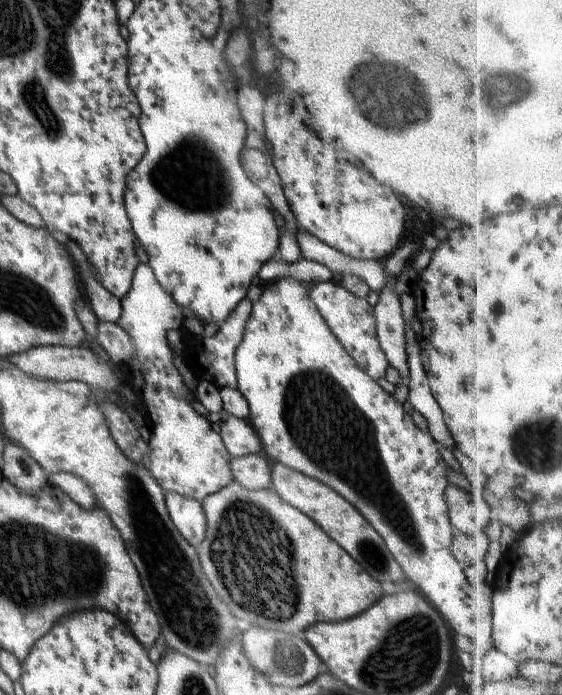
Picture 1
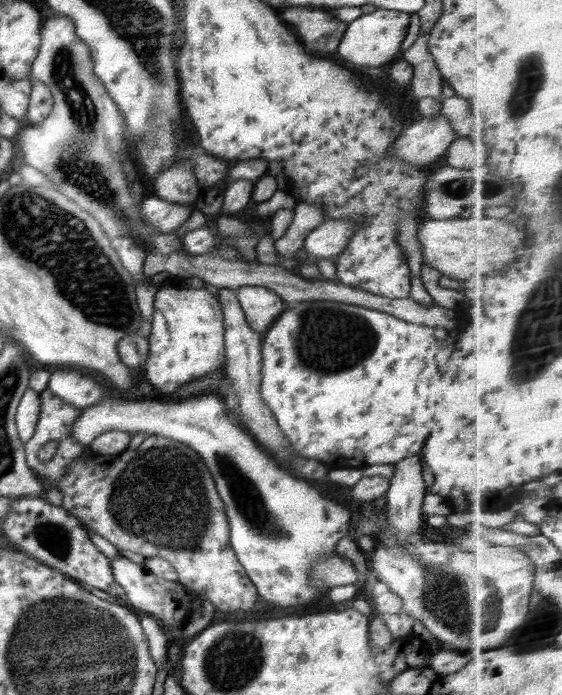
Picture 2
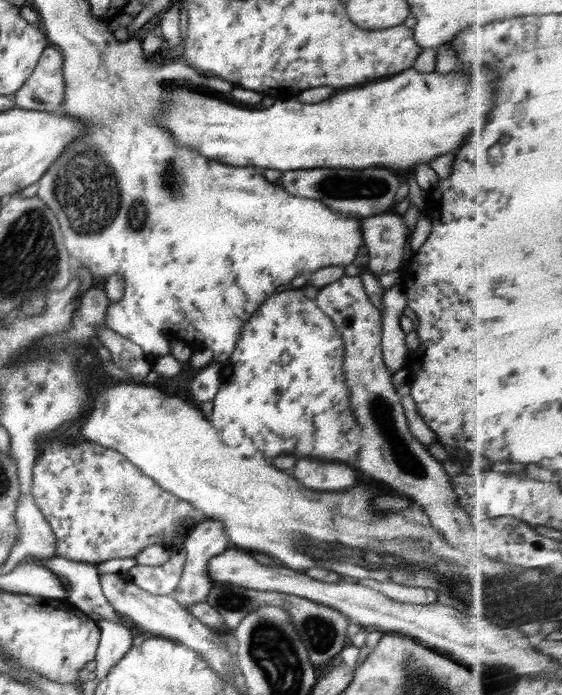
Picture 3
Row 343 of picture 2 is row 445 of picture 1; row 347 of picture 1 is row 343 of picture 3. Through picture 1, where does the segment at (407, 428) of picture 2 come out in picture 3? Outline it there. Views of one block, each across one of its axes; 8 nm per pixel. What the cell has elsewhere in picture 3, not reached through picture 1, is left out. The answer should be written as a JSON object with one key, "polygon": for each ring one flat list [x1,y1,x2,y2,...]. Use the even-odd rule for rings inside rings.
{"polygon":[[284,290,284,292,272,293,260,307,258,310,254,312,250,319,242,326,242,332,240,332,240,340,238,340,238,344,236,344,236,350,232,353,232,356,228,360,223,361,222,365,222,384,216,396,211,400,213,402,213,415,212,419,209,420,212,422,212,426,214,426,214,430,216,430,216,434,218,434,221,442,226,444,227,447,234,448,236,452,240,456,246,457,254,457,265,460,265,462,272,462,273,457,278,457,282,454,284,456,296,456,296,454,312,454,312,456,320,456,320,458,326,458,326,460,344,460,344,462,356,462,356,453,358,453,358,449,360,449,360,442,358,442,358,424,356,424,356,420,354,420,354,416,352,416,352,408,350,408,350,390,346,388,346,382,344,382,344,372,342,372,342,361,344,361,344,340,342,340,342,336,340,336,338,330,336,330,336,326,327,318,326,314,316,306,316,302,314,300,307,298,304,296,303,290],[300,440,304,440,304,452,296,452,296,444,300,442]]}

